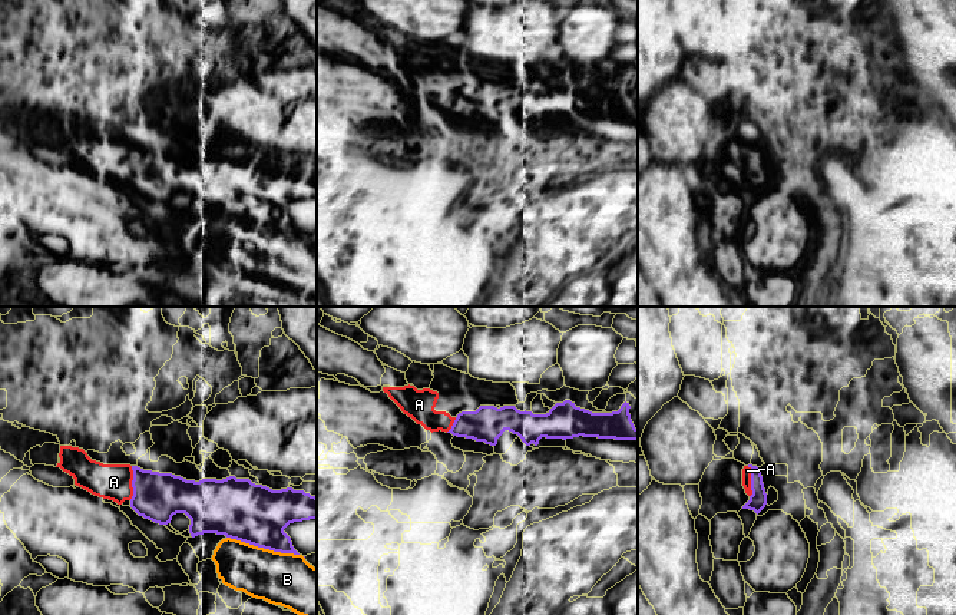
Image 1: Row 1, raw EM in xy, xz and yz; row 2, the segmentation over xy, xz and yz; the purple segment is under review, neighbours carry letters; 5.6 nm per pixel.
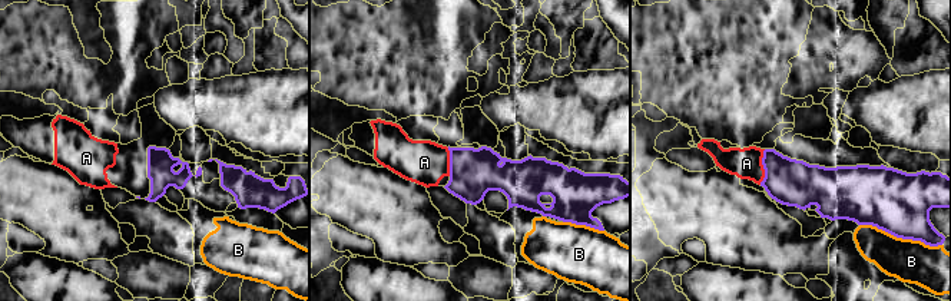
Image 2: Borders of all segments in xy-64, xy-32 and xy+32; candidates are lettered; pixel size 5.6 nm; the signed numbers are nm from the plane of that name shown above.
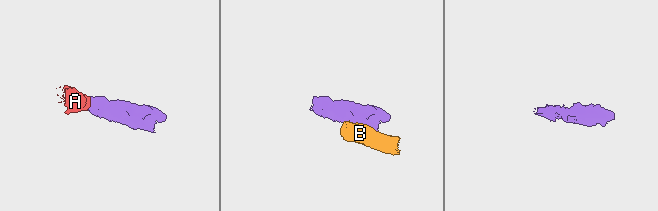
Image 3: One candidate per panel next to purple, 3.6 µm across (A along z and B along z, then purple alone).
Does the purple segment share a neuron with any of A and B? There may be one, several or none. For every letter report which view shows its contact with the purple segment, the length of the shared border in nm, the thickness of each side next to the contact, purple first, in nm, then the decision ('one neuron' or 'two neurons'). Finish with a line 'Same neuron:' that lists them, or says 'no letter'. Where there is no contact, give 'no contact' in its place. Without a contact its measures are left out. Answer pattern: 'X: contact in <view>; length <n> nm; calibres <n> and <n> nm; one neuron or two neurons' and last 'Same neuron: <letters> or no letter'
A: contact in xy; length 190 nm; calibres 280 and 200 nm; one neuron
B: contact in xy; length 420 nm; calibres 340 and 300 nm; two neurons
Same neuron: A

